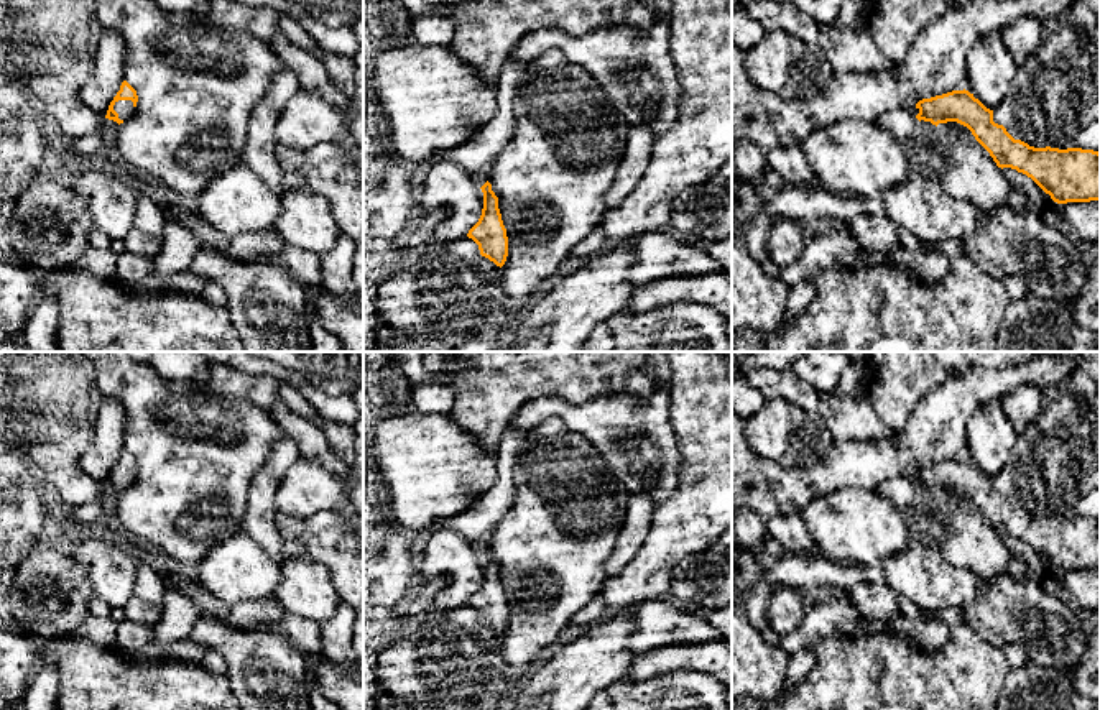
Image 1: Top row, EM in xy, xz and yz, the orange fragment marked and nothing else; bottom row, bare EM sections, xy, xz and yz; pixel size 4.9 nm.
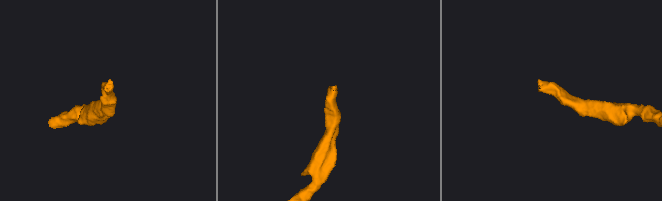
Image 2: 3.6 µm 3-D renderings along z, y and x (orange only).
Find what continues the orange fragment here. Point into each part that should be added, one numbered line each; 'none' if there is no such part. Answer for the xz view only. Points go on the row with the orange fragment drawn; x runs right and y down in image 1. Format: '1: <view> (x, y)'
none

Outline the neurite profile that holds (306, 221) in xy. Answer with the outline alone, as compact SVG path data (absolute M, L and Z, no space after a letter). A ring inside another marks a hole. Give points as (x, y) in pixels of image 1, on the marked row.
M306 189L280 192L281 214L275 222L281 238L317 256L334 250L340 228L329 202Z

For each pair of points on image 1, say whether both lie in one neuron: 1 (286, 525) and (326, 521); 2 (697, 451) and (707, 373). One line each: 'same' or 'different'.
1: same
2: same

